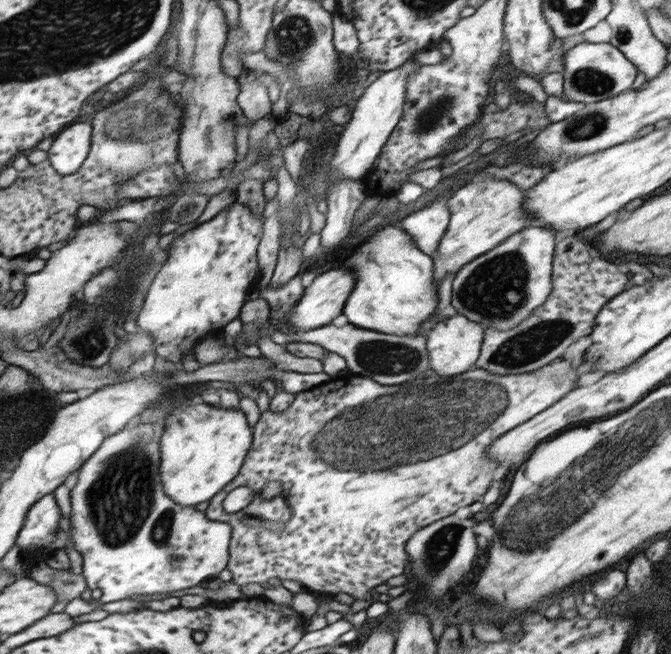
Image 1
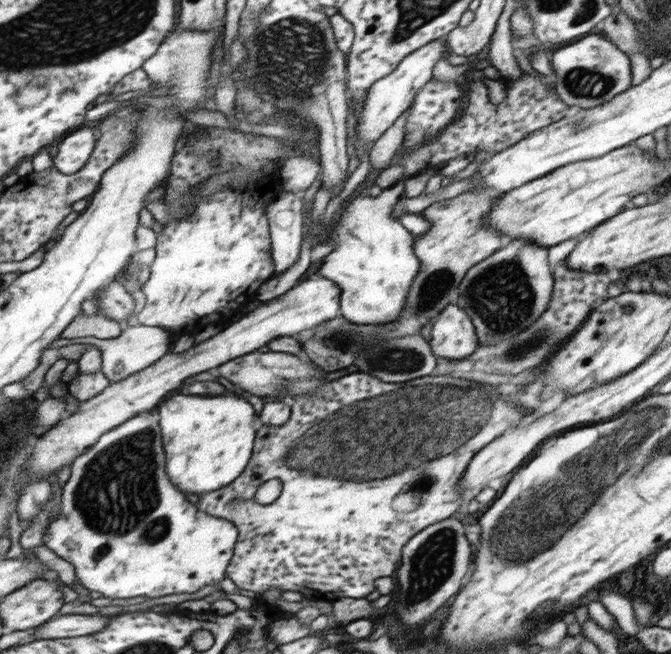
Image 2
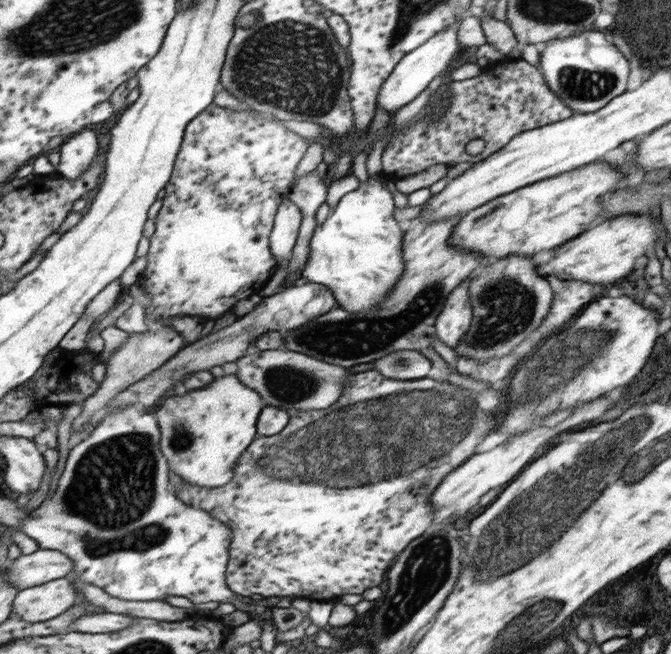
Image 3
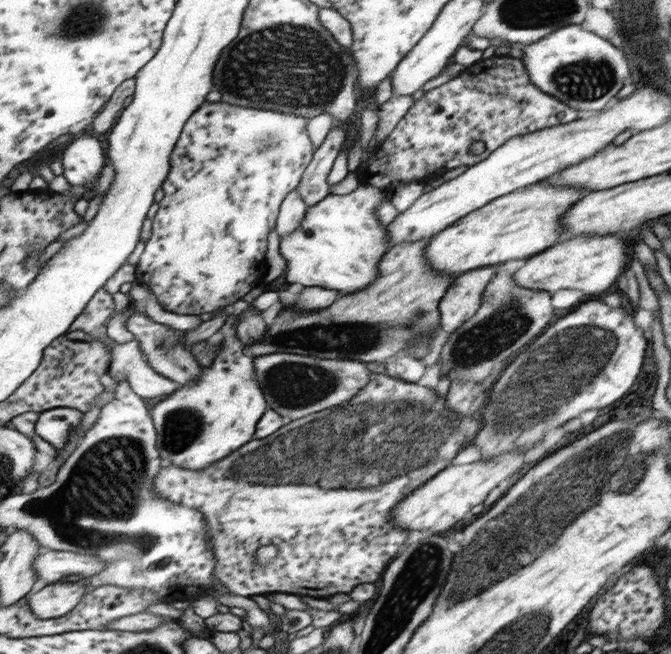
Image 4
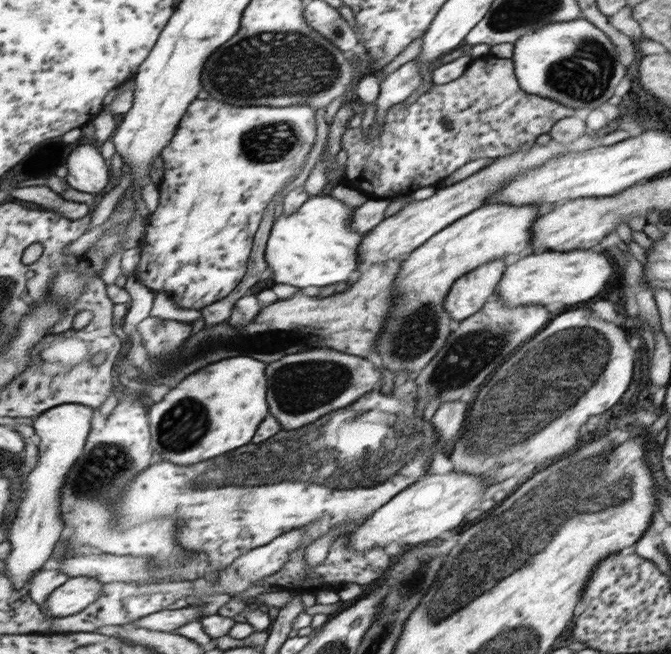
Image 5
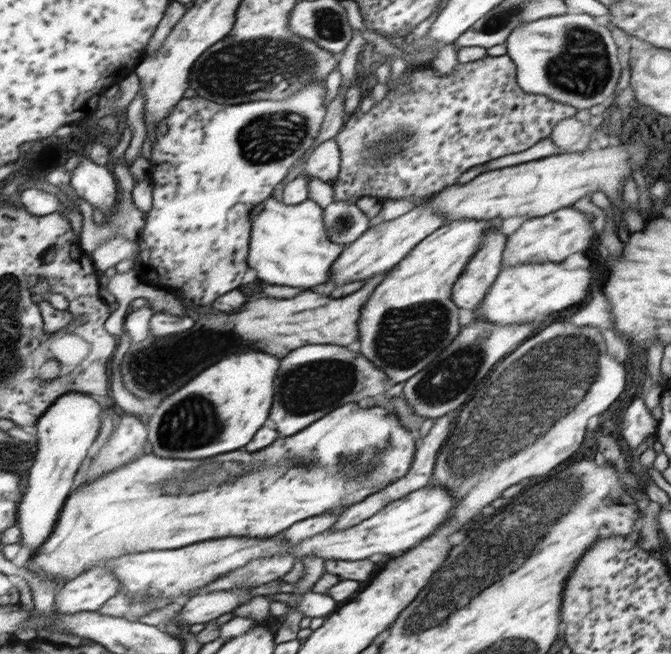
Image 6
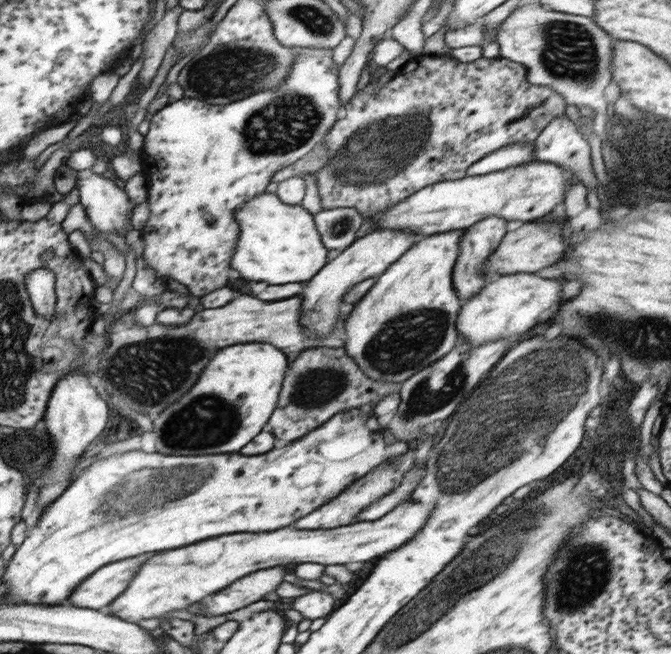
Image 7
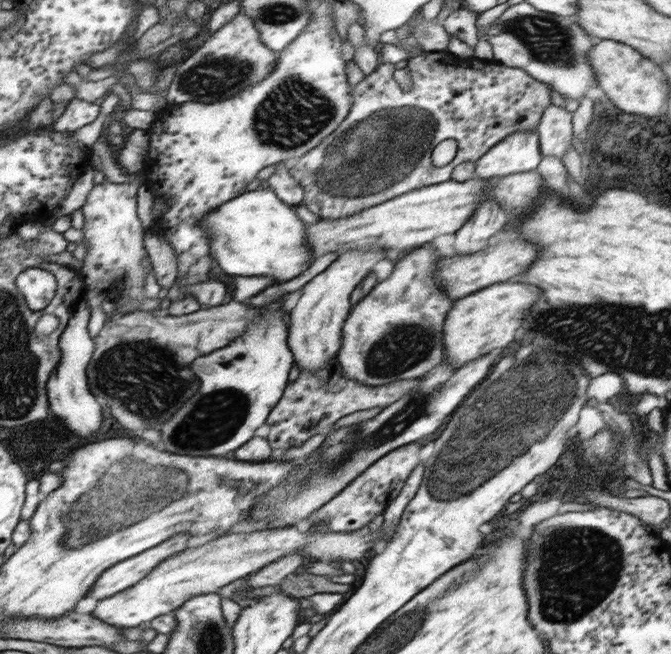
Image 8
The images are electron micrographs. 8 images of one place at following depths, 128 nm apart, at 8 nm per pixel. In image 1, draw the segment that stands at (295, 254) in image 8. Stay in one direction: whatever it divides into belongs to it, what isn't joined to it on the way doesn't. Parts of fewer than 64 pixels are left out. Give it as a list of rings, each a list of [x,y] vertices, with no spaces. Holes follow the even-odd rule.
[[[385,225],[382,229],[367,237],[351,254],[344,258],[340,267],[347,267],[355,275],[355,284],[344,303],[342,313],[347,322],[365,330],[375,330],[379,333],[387,333],[395,336],[415,336],[423,322],[427,322],[433,316],[433,310],[437,308],[437,290],[433,286],[433,262],[431,257],[423,254],[415,245],[411,244],[411,238],[403,229]]]

